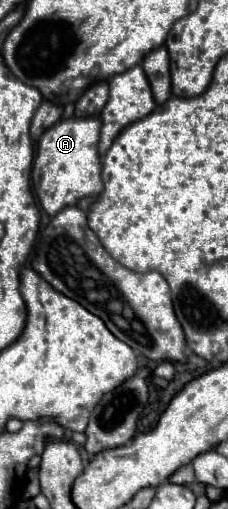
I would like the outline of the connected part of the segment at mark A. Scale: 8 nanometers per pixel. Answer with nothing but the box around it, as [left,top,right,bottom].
[33,113,103,217]

